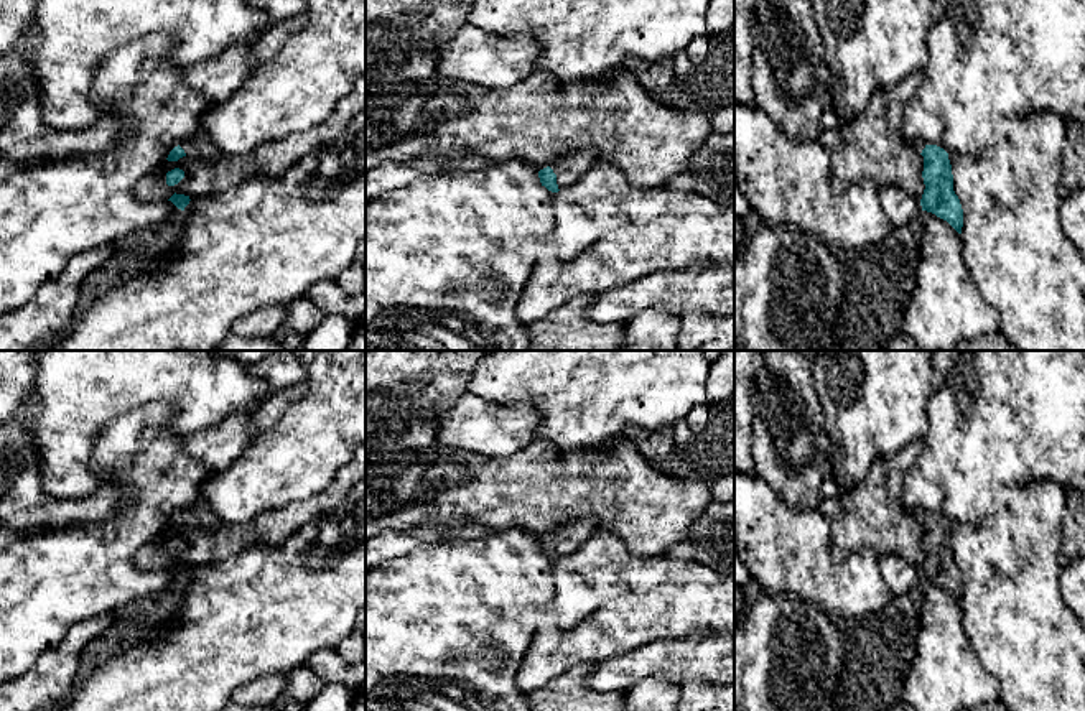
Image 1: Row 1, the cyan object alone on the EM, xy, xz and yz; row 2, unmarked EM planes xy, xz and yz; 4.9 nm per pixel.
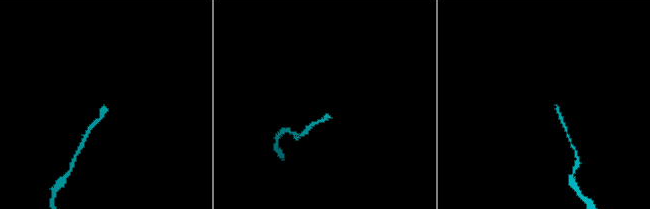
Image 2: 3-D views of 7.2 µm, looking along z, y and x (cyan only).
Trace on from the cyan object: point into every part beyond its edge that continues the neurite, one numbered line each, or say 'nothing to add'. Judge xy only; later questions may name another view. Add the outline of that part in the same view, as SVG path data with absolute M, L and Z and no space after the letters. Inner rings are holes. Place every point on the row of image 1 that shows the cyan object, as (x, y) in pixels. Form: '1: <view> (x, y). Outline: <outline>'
1: xy (201, 145). Outline: M198 130L198 133L191 140L181 143L179 146L191 158L206 158L206 160L219 158L217 146L204 130Z

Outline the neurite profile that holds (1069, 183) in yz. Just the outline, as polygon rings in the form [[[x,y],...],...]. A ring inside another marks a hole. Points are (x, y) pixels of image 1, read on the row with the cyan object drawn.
[[[1067,122],[1065,132],[1065,156],[1060,174],[1062,194],[1085,188],[1085,123]]]

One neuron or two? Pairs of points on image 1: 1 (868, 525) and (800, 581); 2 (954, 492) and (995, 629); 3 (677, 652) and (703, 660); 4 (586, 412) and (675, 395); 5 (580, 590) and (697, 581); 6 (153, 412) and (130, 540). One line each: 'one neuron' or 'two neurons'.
1: two neurons
2: two neurons
3: one neuron
4: one neuron
5: one neuron
6: one neuron

